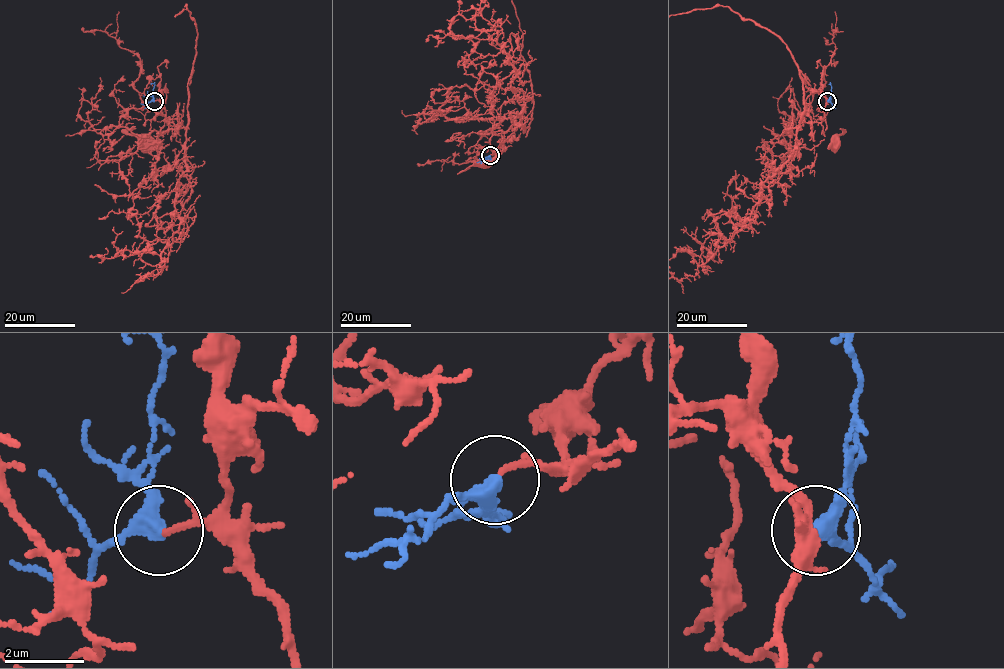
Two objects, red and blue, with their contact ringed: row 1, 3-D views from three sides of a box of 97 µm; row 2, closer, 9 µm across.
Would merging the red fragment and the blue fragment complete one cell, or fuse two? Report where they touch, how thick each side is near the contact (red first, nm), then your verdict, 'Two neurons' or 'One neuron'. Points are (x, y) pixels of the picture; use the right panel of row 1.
Place: (827, 101). Thickness 110 nm (red) against 360 nm. One neuron

